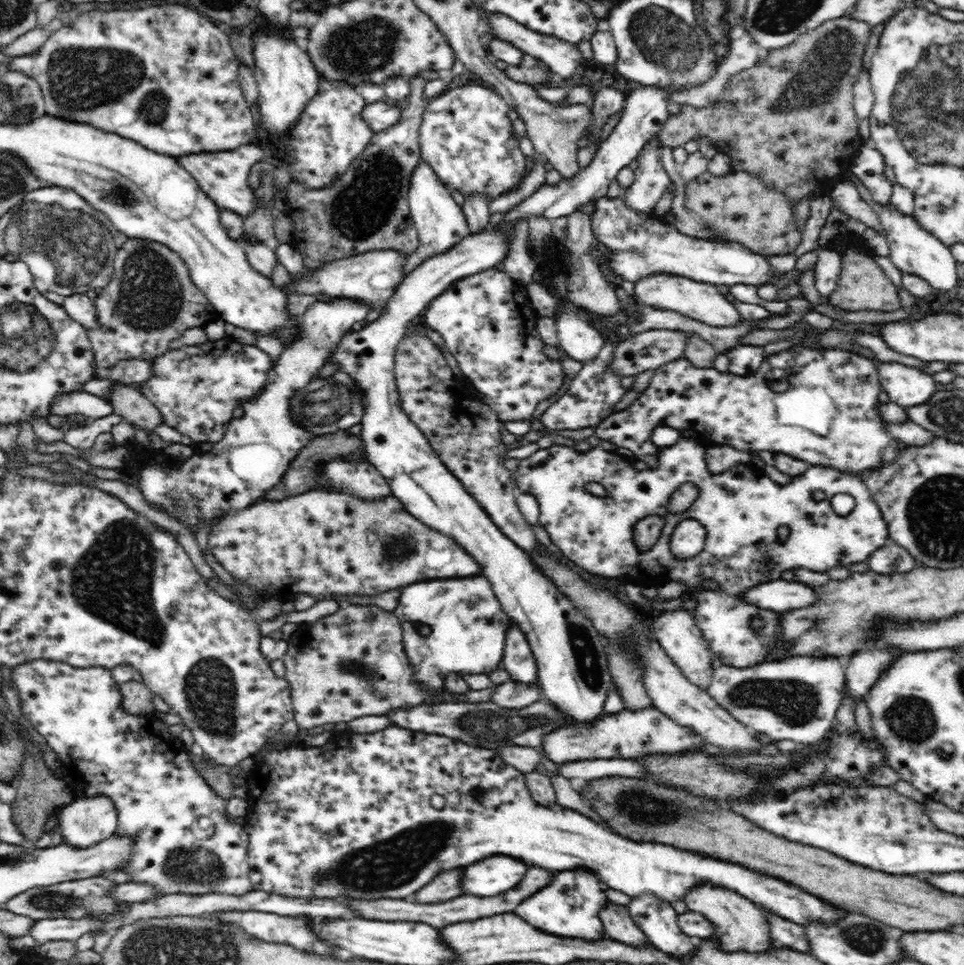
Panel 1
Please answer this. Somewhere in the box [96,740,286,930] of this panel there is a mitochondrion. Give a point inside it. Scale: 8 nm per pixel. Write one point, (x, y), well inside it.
(188, 865)

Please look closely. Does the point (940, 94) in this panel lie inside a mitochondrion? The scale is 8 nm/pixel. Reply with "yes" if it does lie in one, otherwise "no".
yes

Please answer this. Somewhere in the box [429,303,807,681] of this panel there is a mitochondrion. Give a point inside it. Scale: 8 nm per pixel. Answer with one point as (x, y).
(628, 649)

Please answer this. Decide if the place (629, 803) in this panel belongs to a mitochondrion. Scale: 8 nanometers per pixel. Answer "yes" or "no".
yes

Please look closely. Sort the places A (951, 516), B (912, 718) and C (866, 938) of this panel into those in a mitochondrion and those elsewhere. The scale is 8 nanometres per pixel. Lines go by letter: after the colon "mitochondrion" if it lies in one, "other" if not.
A: mitochondrion
B: mitochondrion
C: mitochondrion

